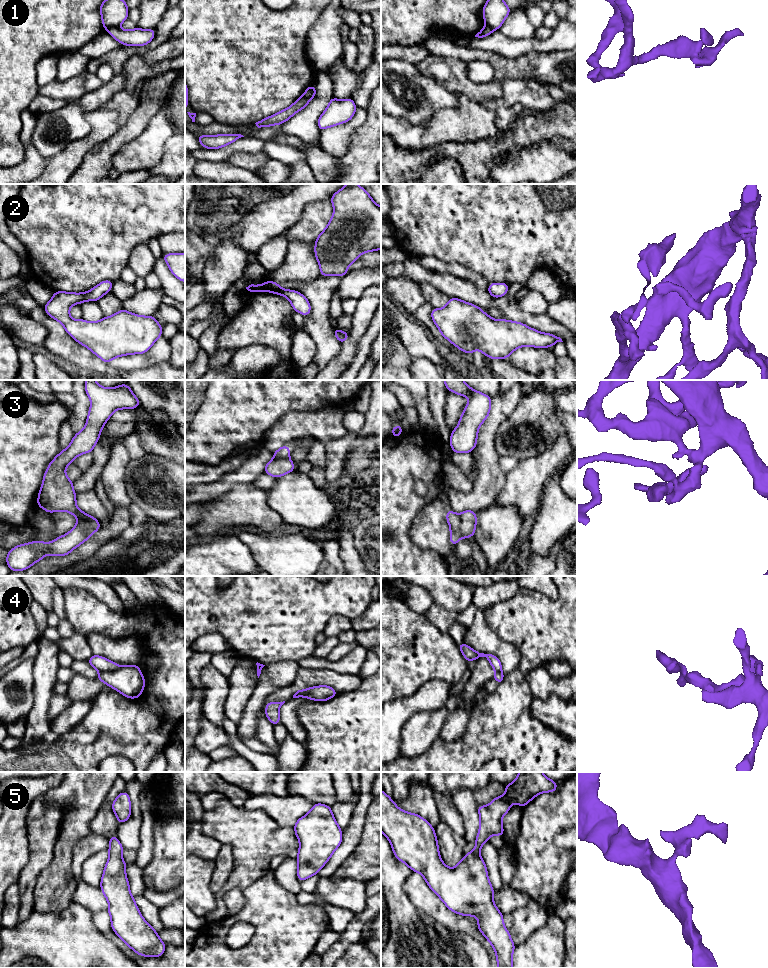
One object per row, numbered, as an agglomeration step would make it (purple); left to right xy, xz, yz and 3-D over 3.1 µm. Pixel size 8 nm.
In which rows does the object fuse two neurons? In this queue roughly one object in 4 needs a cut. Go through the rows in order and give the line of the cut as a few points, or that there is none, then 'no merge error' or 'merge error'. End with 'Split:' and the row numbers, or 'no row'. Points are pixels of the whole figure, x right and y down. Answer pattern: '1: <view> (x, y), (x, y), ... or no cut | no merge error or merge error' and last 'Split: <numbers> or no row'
1: xy (117, 26), (105, 29) | merge error
2: no cut | no merge error
3: xy (78, 520), (82, 522), (82, 530), (85, 533), (92, 533) | merge error
4: xy (120, 667), (100, 672) | merge error
5: no cut | no merge error
Split: 1, 3, 4

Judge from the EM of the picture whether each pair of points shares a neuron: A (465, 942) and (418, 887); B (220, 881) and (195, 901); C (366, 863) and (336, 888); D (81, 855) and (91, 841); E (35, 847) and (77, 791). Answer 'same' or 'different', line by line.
A: different
B: different
C: different
D: same
E: different

